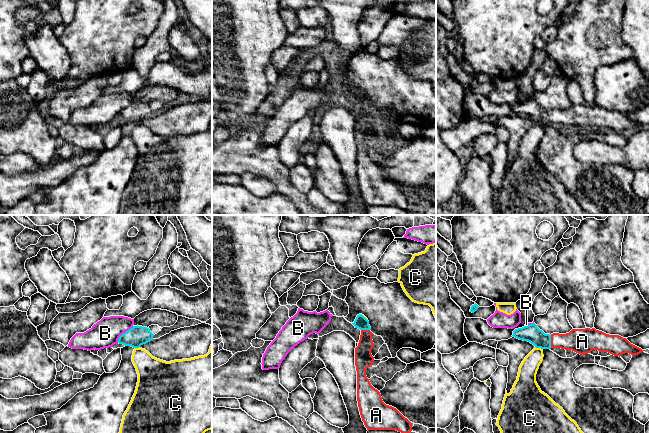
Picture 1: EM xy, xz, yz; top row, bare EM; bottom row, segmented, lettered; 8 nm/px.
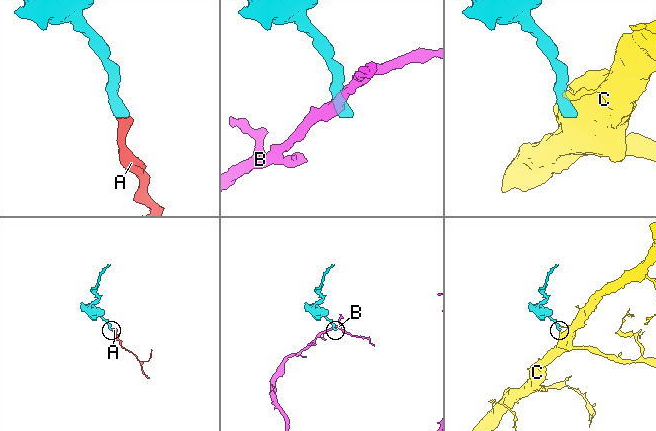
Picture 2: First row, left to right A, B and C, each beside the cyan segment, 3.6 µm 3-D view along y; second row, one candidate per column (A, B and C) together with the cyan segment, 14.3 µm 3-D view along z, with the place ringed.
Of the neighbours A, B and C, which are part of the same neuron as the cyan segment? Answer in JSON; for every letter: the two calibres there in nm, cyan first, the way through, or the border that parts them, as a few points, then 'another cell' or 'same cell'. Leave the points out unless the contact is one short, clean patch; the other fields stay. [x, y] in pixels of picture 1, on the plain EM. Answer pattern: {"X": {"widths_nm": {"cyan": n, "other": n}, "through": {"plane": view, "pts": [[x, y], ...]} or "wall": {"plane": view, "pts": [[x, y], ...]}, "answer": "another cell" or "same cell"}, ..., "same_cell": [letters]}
{"A": {"widths_nm": {"cyan": 140, "other": 200}, "answer": "same cell"}, "B": {"widths_nm": {"cyan": 160, "other": 220}, "wall": {"plane": "xy", "pts": [[133, 102], [126, 106], [117, 118]]}, "answer": "another cell"}, "C": {"widths_nm": {"cyan": 140, "other": 150}, "wall": {"plane": "yz", "pts": [[535, 122], [542, 125]]}, "answer": "another cell"}, "same_cell": ["A"]}

